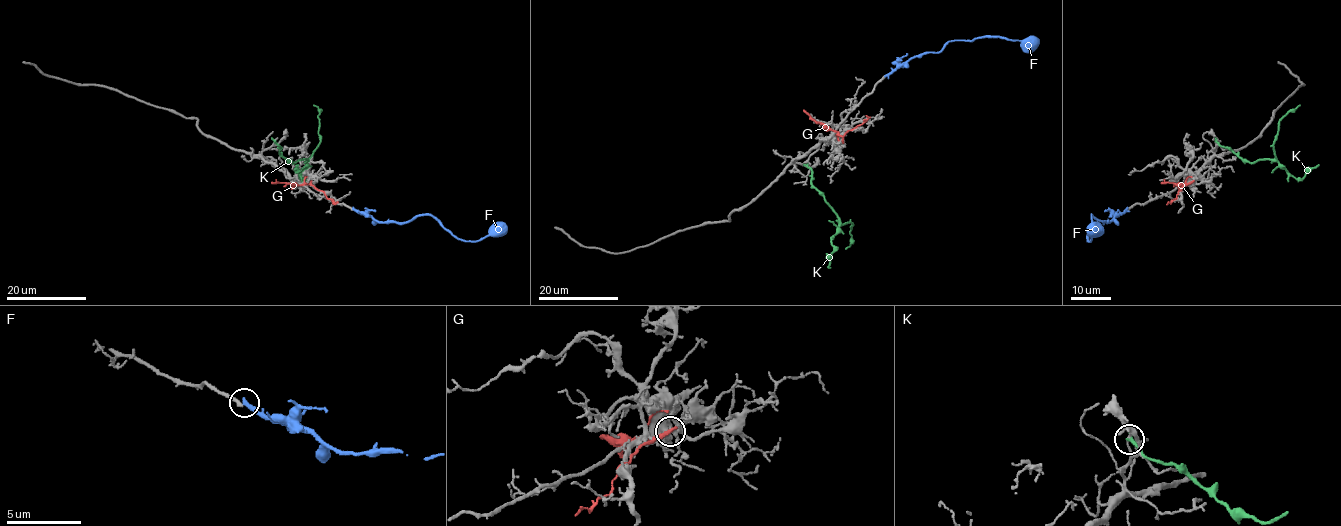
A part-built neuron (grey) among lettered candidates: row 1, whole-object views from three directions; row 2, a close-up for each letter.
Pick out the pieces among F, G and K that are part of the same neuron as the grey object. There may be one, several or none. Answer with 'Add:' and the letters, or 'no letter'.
Add: no letter

